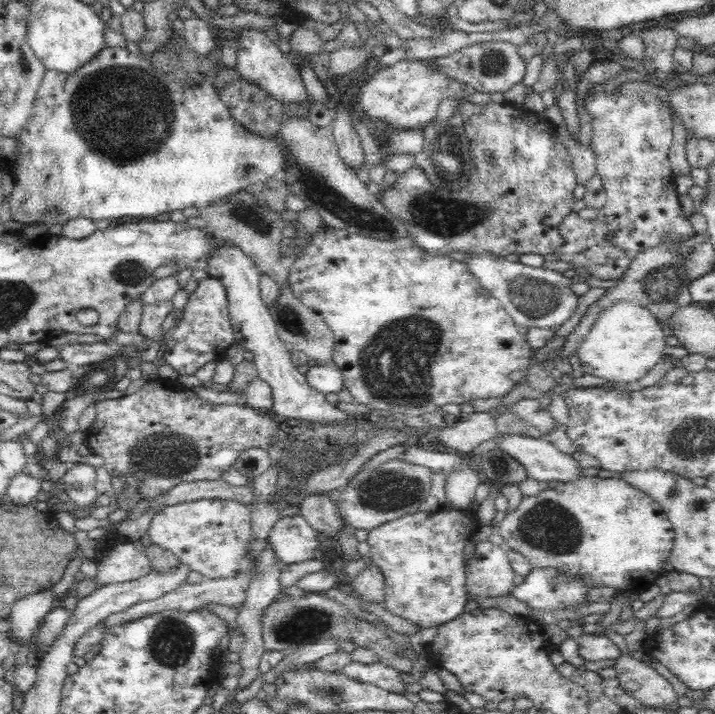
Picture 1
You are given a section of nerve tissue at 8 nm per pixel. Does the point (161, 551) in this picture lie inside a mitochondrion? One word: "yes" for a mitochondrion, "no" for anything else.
no

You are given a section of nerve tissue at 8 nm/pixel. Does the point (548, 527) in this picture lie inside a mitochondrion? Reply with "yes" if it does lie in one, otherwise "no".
yes

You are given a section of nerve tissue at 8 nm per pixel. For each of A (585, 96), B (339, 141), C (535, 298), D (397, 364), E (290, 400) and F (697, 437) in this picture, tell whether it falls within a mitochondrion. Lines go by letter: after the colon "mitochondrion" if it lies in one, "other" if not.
A: other
B: other
C: mitochondrion
D: mitochondrion
E: other
F: mitochondrion

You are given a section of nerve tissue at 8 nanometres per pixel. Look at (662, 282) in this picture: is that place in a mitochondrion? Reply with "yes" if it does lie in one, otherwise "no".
yes

